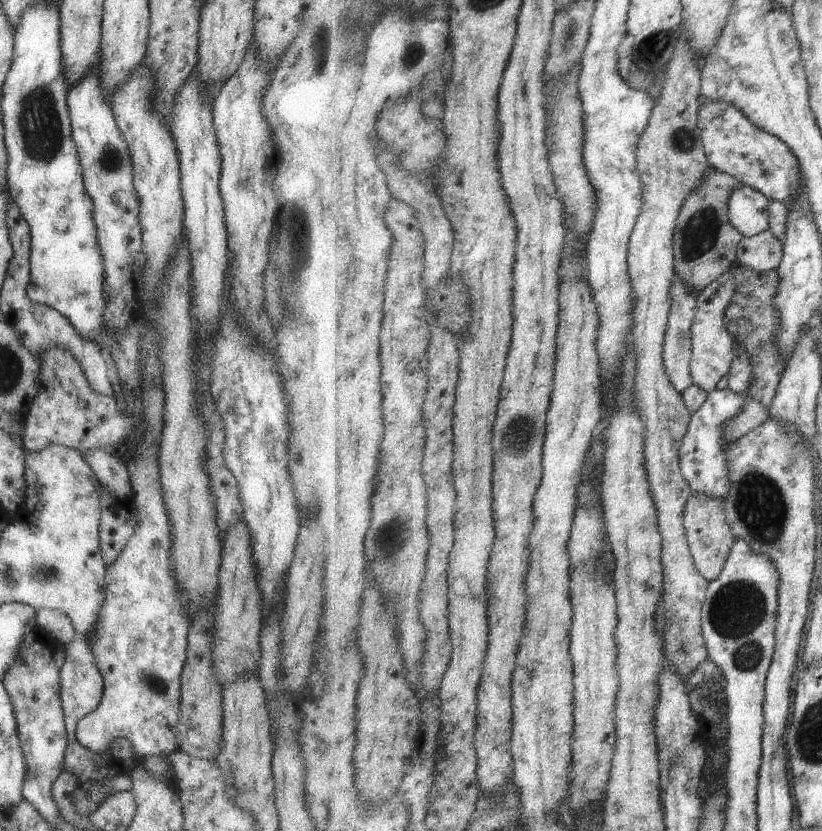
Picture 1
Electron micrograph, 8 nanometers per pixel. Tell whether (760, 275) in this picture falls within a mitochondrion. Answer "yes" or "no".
no

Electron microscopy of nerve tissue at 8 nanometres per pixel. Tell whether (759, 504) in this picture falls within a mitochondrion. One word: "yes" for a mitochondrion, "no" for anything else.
yes

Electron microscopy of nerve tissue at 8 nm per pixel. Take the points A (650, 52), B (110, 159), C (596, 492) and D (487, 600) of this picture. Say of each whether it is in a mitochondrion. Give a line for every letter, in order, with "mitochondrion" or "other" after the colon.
A: mitochondrion
B: mitochondrion
C: other
D: other

